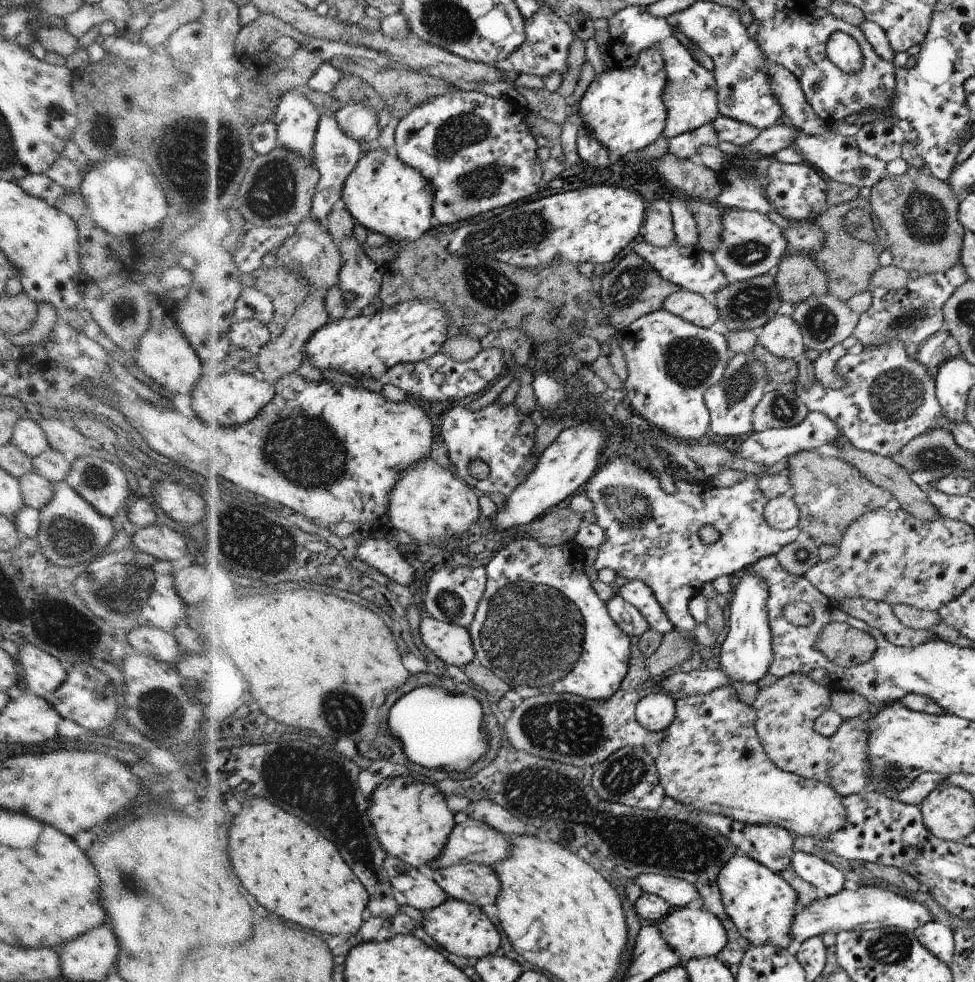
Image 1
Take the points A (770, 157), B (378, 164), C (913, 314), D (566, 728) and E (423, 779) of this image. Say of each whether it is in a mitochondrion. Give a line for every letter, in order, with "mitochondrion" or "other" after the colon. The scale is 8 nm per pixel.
A: other
B: mitochondrion
C: mitochondrion
D: mitochondrion
E: other

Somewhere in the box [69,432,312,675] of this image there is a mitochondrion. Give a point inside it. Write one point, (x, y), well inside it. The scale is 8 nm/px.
(125, 584)

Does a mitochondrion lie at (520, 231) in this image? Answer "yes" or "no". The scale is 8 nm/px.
yes

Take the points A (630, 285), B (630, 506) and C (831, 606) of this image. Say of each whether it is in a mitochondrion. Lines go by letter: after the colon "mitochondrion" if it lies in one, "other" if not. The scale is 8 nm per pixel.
A: mitochondrion
B: mitochondrion
C: other

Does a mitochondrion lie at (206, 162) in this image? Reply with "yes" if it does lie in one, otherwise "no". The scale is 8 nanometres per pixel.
yes

